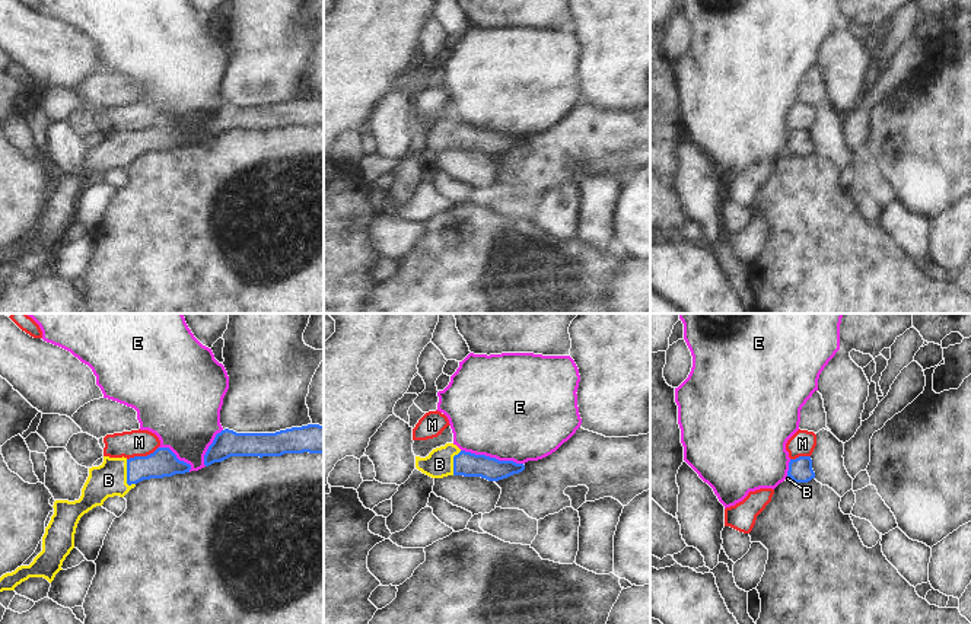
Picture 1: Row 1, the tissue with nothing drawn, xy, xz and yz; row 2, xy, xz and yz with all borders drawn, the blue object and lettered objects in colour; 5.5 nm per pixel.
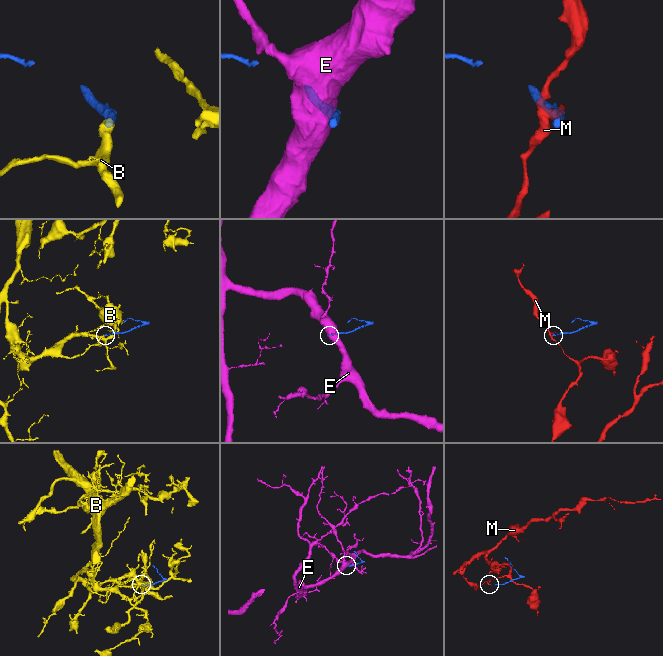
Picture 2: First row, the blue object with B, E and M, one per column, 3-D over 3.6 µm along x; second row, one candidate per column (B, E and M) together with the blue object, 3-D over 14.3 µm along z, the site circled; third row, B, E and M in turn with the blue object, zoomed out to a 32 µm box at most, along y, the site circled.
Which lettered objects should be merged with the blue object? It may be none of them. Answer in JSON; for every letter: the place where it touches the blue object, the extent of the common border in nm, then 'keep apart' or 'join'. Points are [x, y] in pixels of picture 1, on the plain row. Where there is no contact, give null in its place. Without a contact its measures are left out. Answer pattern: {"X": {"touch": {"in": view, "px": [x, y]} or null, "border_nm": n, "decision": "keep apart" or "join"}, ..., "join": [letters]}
{"B": {"touch": {"in": "xy", "px": [127, 146]}, "border_nm": 150, "decision": "join"}, "E": {"touch": {"in": "xz", "px": [492, 131]}, "border_nm": 360, "decision": "keep apart"}, "M": {"touch": {"in": "xy", "px": [142, 130]}, "border_nm": 190, "decision": "keep apart"}, "join": ["B"]}

